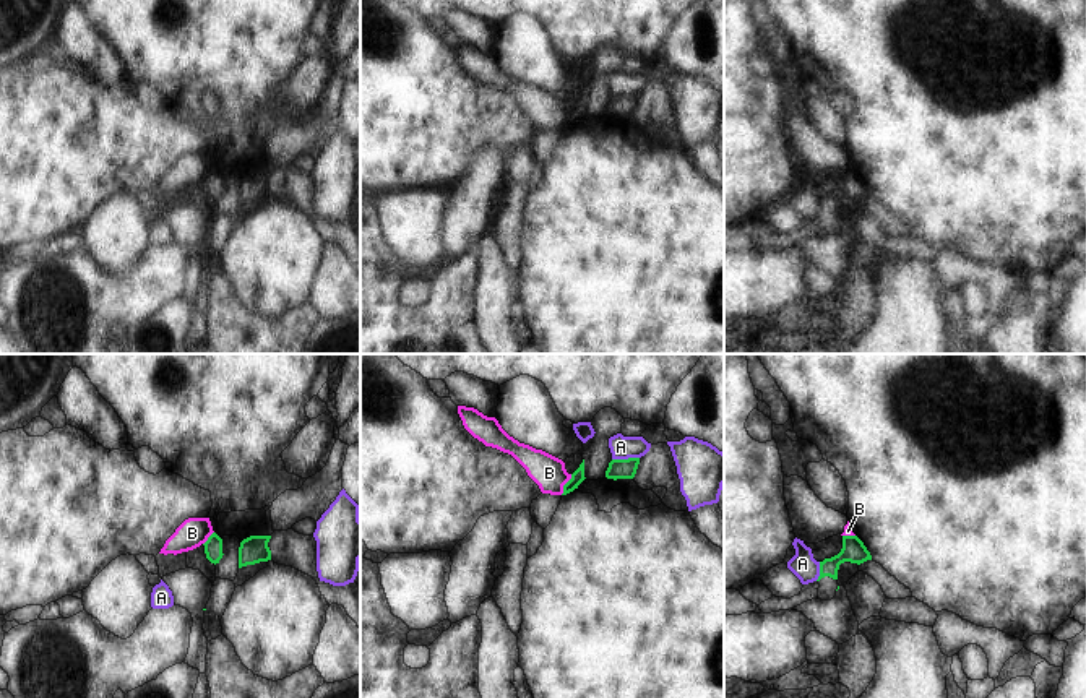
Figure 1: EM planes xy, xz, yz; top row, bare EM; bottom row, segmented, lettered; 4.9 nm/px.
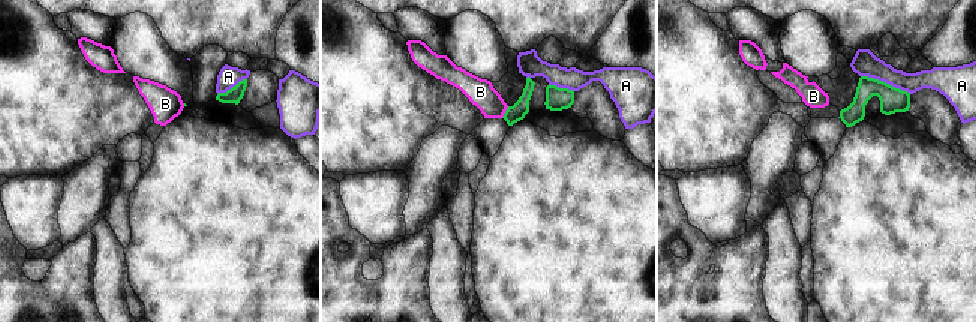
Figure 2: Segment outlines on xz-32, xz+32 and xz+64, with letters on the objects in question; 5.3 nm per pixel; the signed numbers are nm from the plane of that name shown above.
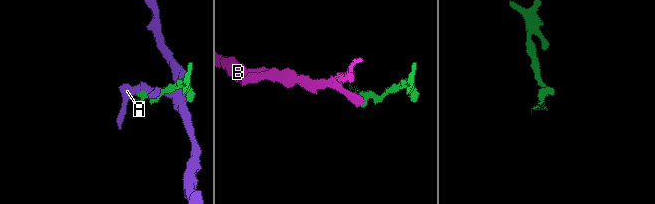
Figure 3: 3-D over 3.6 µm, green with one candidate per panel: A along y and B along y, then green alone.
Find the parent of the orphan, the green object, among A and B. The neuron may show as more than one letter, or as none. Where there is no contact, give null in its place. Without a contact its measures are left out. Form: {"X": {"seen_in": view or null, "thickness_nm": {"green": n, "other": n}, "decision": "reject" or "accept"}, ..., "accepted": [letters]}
{"A": {"seen_in": "xz", "thickness_nm": {"green": 100, "other": 110}, "decision": "reject"}, "B": {"seen_in": "xz", "thickness_nm": {"green": 60, "other": 170}, "decision": "reject"}, "accepted": []}

